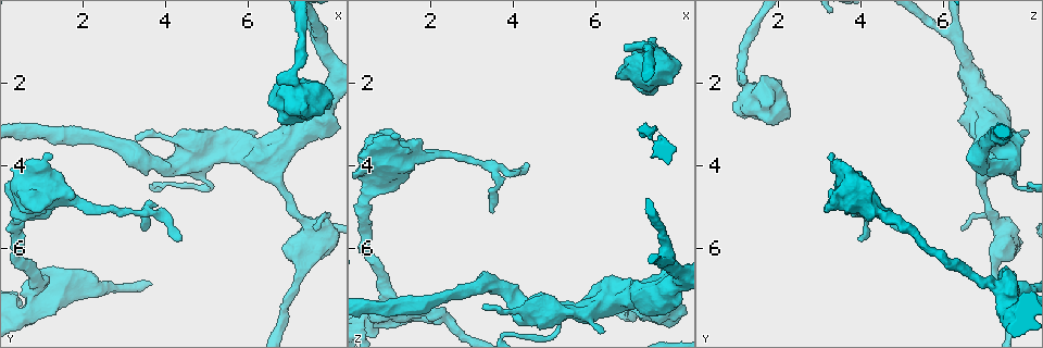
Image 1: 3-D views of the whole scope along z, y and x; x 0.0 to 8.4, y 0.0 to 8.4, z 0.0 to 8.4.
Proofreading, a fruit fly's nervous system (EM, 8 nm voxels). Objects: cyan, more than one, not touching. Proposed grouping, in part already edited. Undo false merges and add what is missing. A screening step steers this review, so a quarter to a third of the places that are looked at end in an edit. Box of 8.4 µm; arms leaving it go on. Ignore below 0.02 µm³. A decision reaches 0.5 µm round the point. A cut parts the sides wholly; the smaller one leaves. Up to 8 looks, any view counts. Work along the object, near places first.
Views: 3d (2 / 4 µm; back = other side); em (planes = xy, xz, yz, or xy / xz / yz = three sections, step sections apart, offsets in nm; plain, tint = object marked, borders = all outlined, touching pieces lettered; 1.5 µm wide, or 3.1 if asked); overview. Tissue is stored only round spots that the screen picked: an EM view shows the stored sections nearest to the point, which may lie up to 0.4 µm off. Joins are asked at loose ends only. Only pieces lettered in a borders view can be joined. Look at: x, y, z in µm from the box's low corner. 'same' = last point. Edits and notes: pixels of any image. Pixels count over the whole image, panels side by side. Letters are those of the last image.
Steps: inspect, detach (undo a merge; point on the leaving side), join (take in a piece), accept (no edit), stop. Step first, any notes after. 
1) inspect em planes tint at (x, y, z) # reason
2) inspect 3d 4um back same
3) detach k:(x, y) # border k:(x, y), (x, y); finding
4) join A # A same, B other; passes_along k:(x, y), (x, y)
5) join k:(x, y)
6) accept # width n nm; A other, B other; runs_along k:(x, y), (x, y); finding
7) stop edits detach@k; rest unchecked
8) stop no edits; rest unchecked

inspect 3d 4um at (0.95, 6.80, 6.95) # branch point

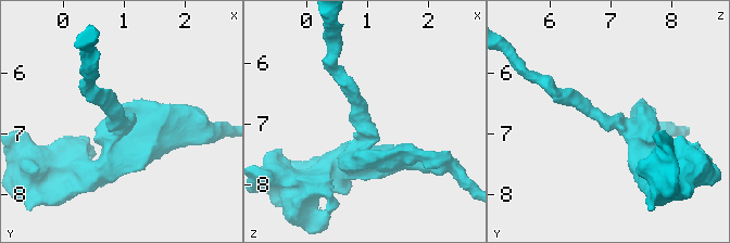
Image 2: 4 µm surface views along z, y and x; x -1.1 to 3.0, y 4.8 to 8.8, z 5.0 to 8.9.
inspect em xy step 4 borders at (0.95, 6.80, 7.00)

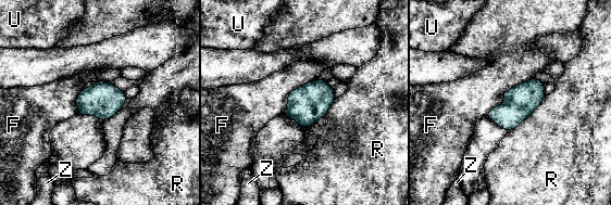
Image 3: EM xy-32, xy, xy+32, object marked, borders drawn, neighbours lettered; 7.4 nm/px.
inspect em planes borders same

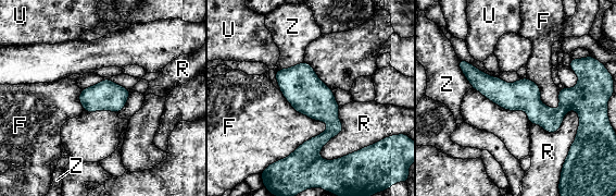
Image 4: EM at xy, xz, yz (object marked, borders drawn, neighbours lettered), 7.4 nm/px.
accept # F other, R other, U other, Z other; runs_along 4:(462, 63), (540, 113), (578, 90); one neuron here

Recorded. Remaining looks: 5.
inspect em xz step 4 tint at (0.70, 3.90, 3.35) # free end

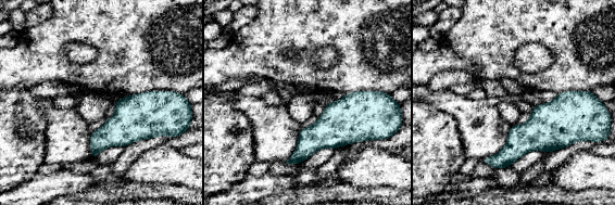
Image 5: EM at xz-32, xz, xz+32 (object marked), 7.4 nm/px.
inspect em planes borders same

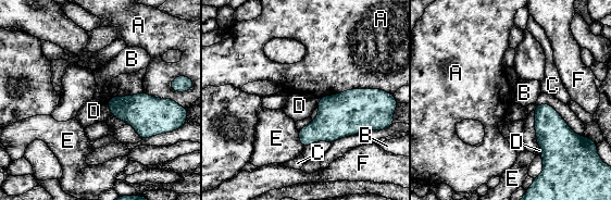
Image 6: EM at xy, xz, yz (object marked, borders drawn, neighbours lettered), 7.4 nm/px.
accept # A other, B other, C other, D other, E other, F other; border 6:(393, 94), (347, 89), (321, 98); none of them fits

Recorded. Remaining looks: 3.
inspect 3d 2um at (3.55, 5.50, 5.15) # thin end

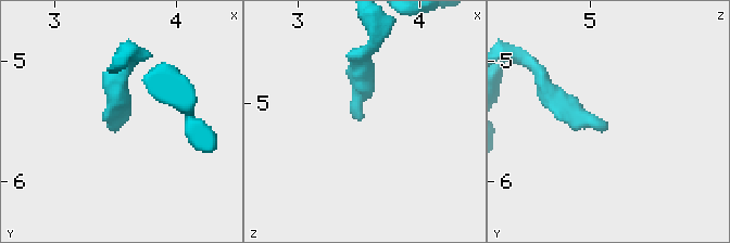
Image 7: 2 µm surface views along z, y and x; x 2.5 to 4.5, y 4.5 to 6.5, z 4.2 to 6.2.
inspect em xz step 4 borders at (3.54, 5.52, 5.10) # shape alone is not enough

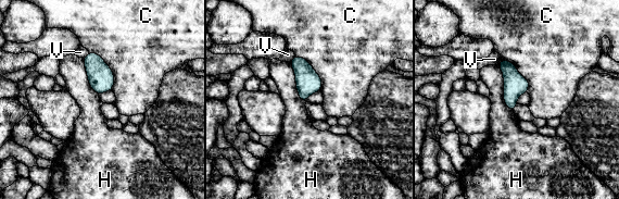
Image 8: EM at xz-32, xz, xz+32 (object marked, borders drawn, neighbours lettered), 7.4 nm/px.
inspect em planes borders same # cut it another way

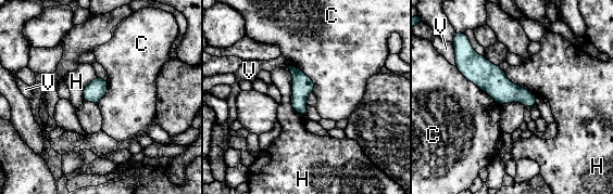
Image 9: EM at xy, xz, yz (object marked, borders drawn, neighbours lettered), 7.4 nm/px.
accept # C other, H other, V other; border 9:(287, 66), (291, 106), (303, 117); no lettered piece goes on from it

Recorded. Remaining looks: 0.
stop no edits; rest unchecked

